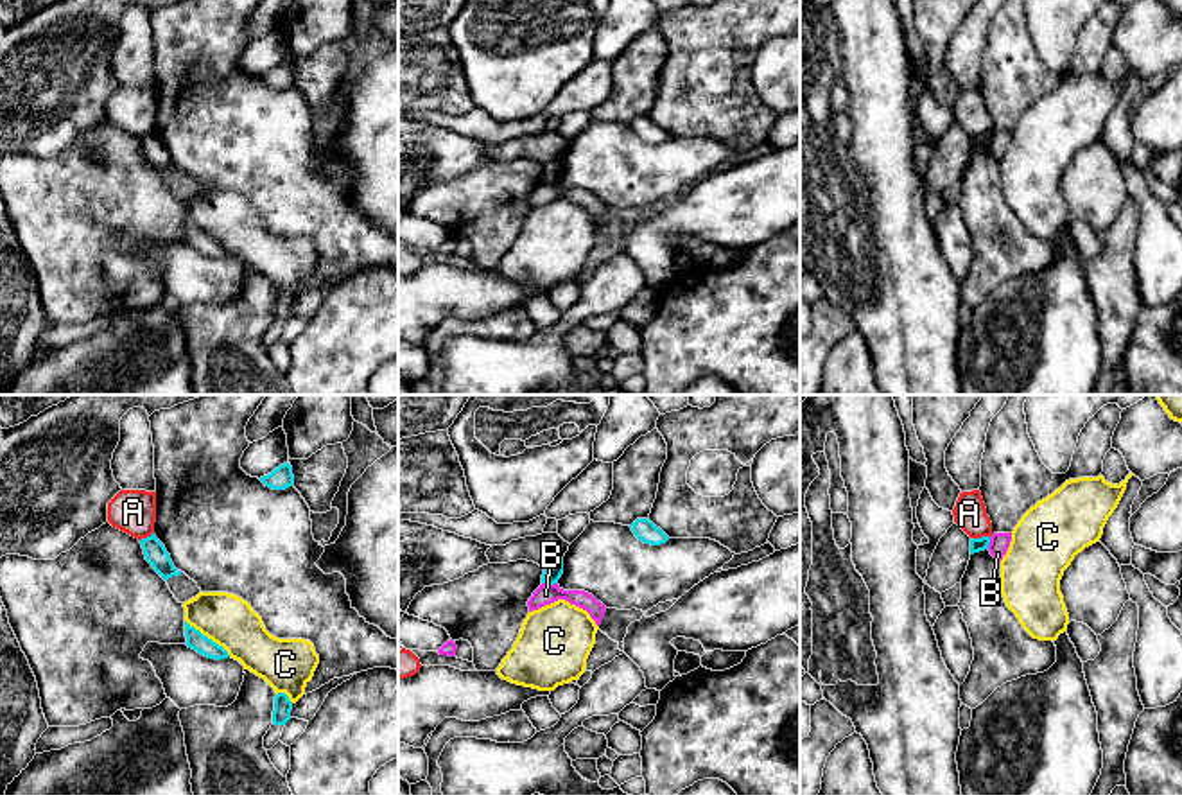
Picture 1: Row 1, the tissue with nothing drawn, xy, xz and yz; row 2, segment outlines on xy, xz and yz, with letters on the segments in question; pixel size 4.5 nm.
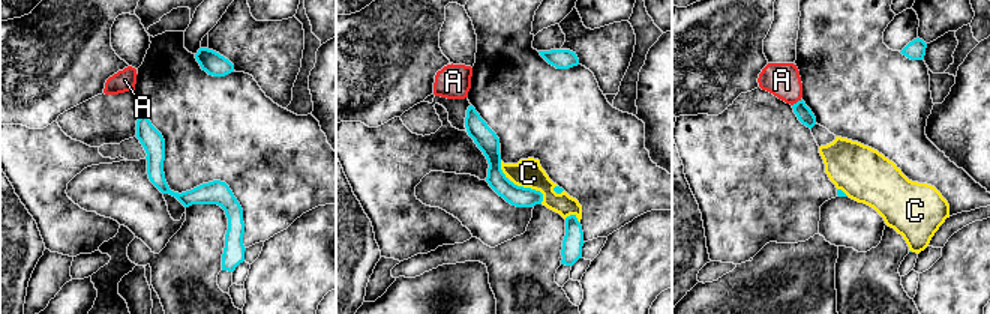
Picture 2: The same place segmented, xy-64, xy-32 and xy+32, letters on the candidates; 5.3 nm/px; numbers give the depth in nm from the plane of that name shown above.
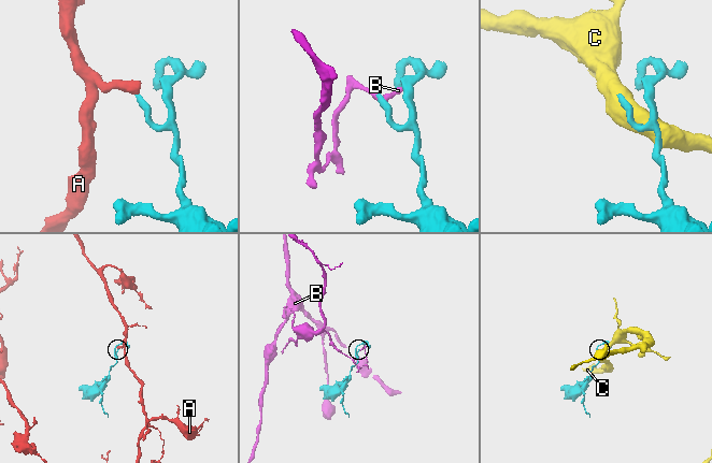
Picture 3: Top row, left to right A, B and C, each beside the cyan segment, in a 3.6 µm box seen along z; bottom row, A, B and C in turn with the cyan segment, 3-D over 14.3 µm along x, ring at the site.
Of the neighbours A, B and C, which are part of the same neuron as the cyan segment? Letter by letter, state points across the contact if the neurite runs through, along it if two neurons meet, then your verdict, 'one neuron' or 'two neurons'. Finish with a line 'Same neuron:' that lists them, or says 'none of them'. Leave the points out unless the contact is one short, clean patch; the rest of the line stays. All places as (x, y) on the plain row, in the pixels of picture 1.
A: border along yz (989, 133), (971, 137); two neurons
B: border along xz (542, 180), (556, 182); two neurons
C: two neurons
Same neuron: none of them

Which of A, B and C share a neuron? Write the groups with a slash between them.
A / B / C

